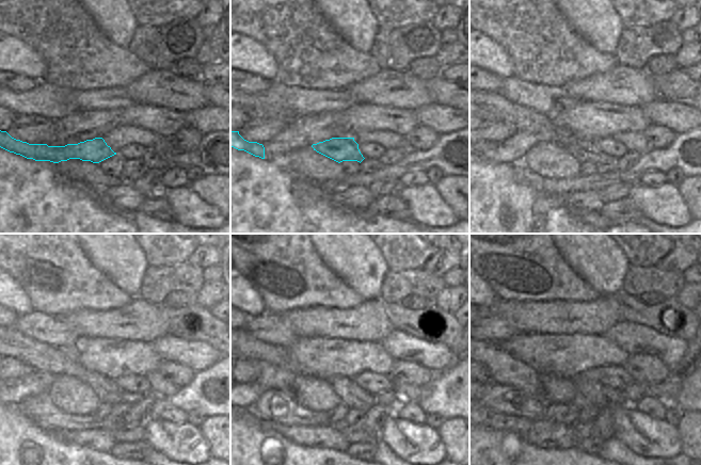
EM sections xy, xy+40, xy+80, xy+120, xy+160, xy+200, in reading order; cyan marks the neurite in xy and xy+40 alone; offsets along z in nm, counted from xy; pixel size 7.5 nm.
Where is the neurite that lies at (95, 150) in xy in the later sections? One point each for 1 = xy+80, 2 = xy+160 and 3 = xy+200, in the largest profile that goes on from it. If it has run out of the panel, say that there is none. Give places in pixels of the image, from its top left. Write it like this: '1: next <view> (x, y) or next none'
1: next xy+80 (584, 150)
2: next xy+160 (347, 390)
3: next xy+200 (600, 396)

